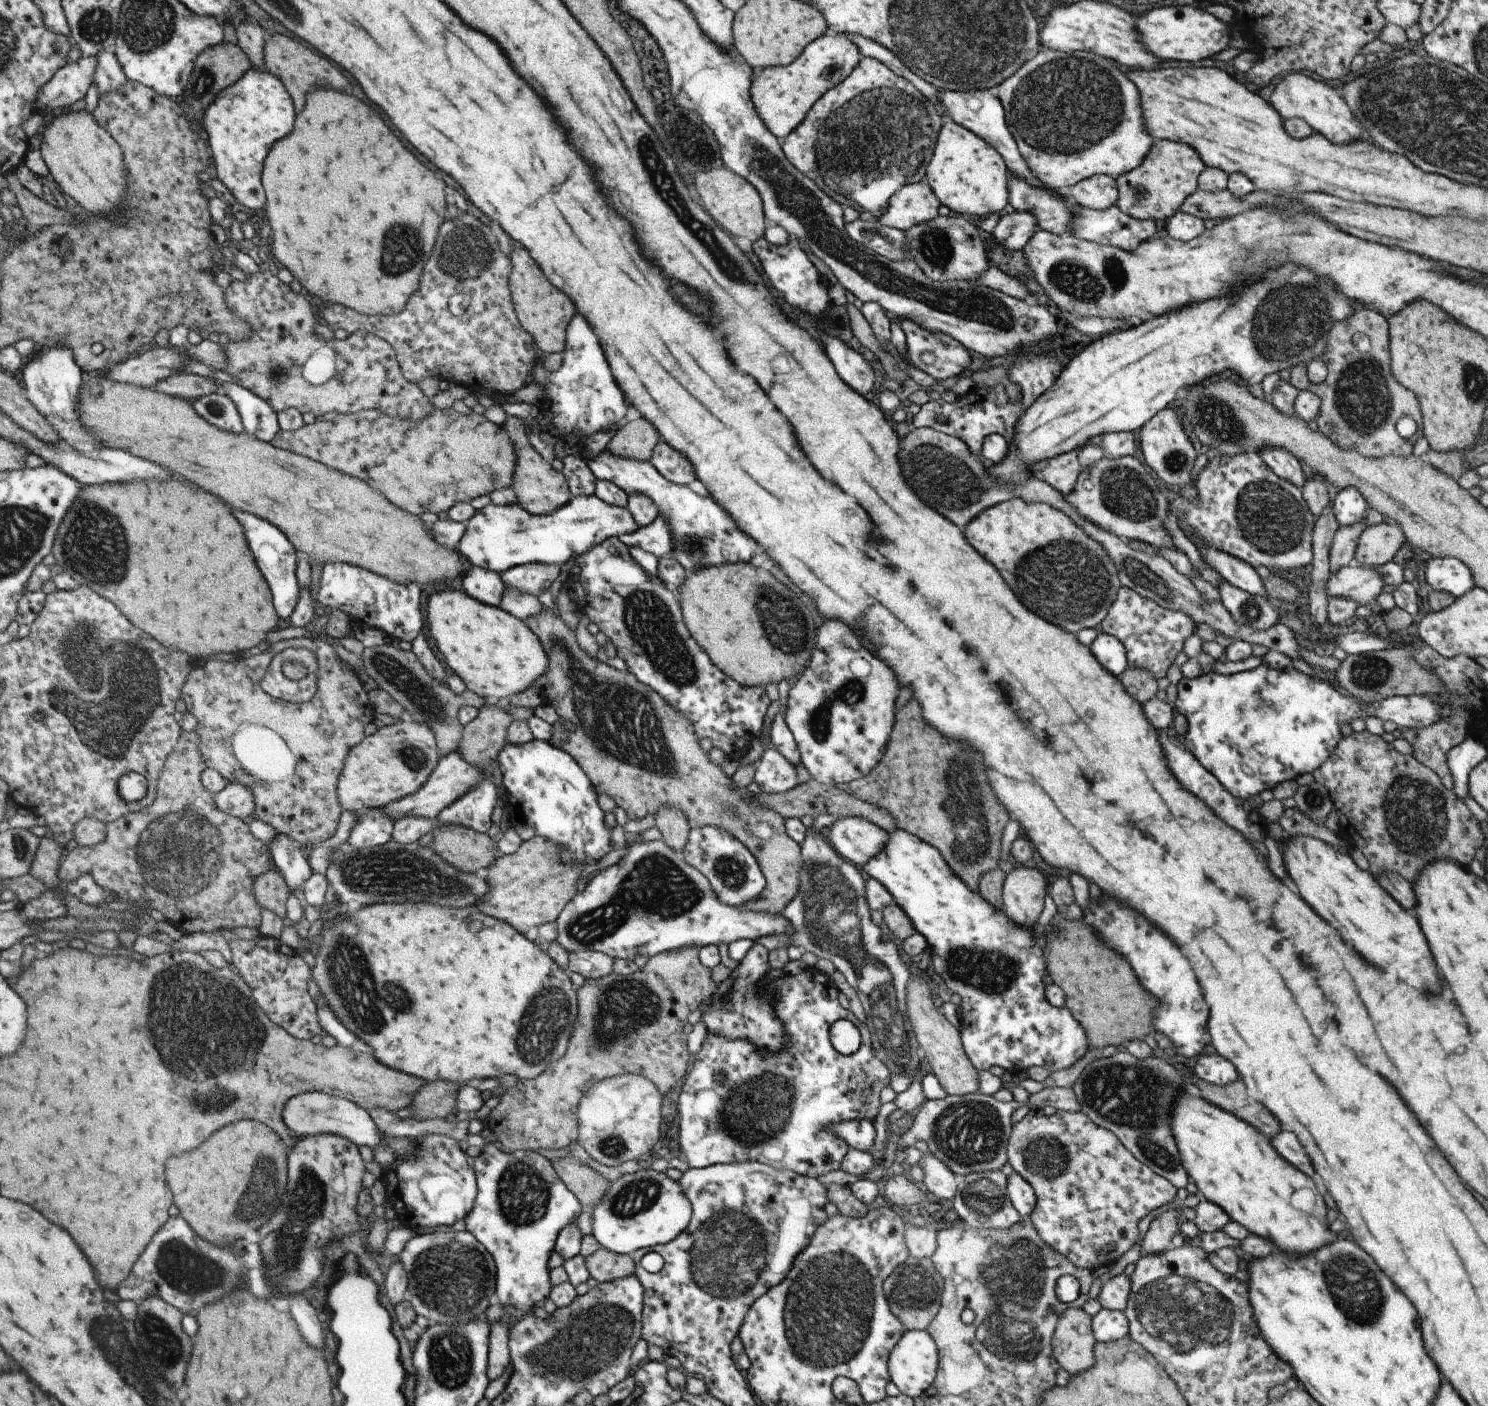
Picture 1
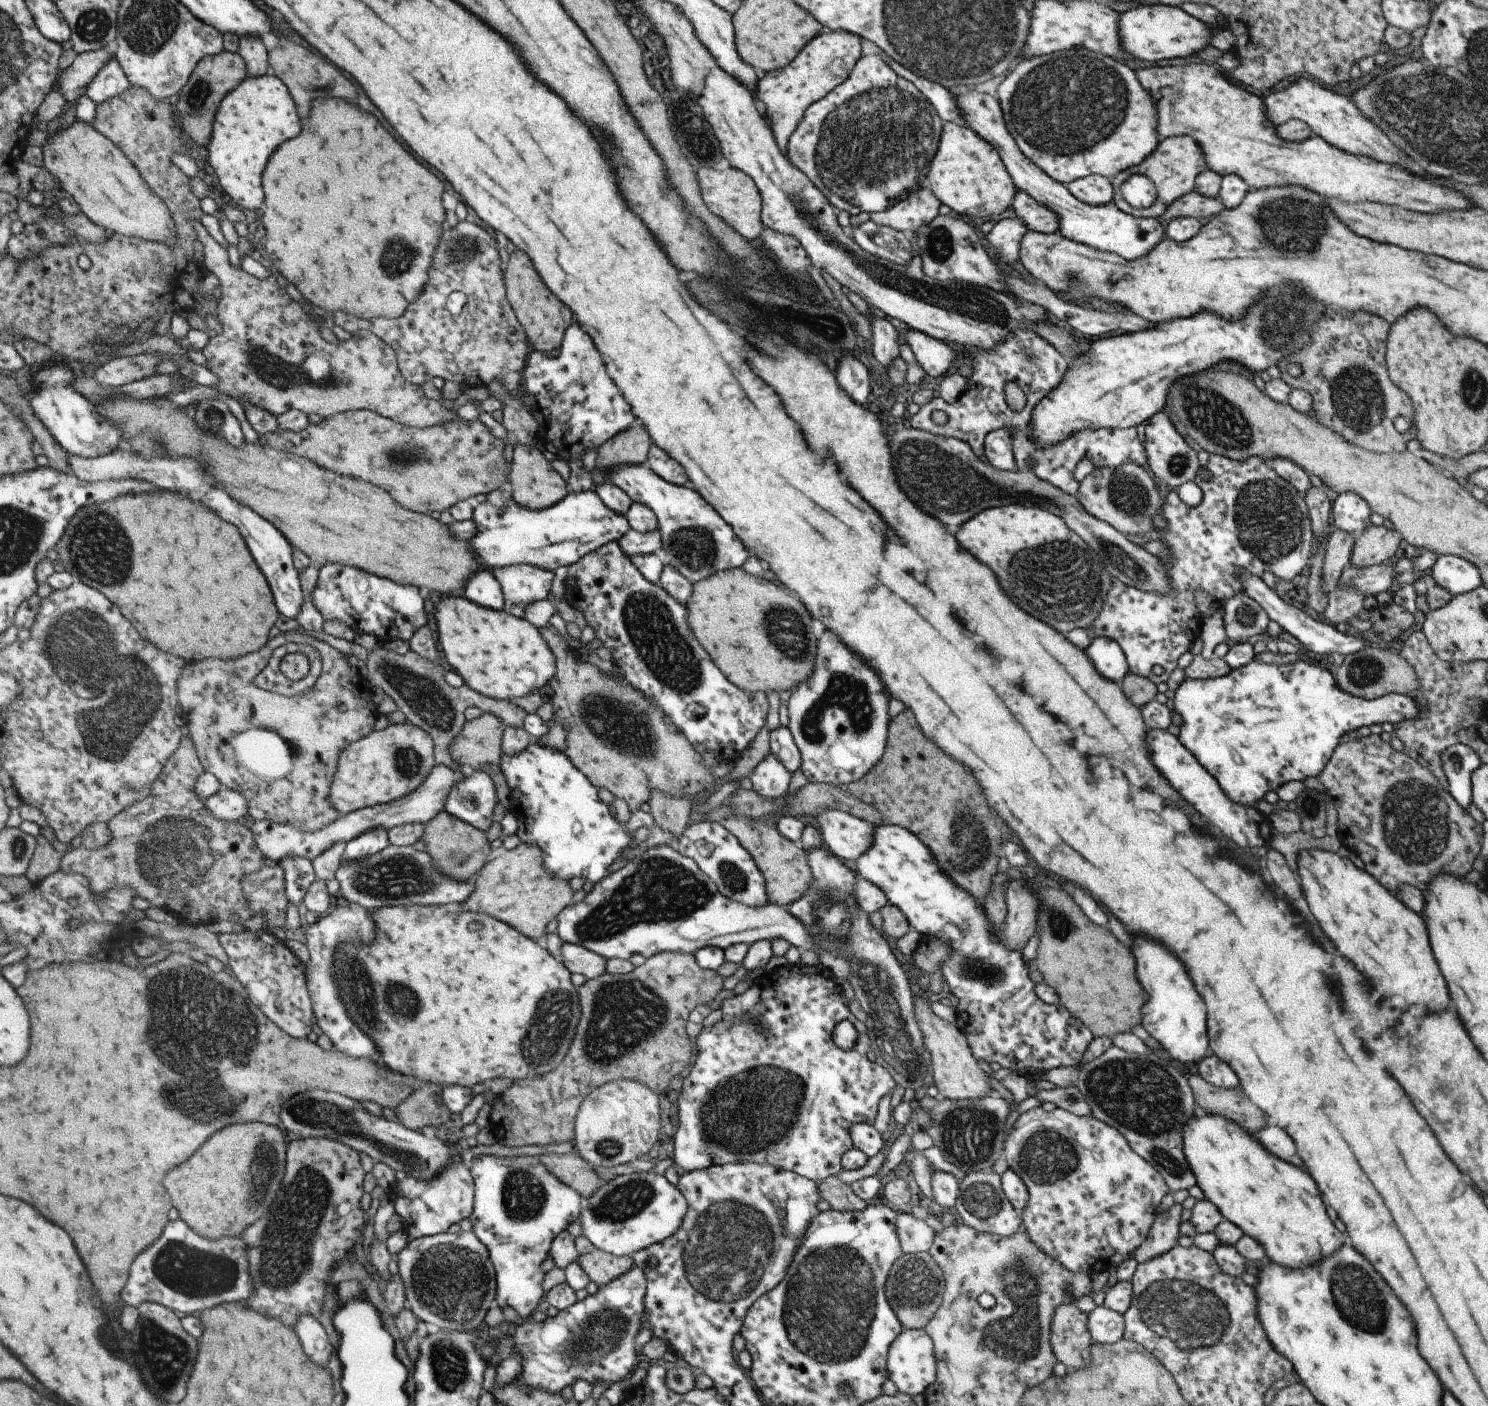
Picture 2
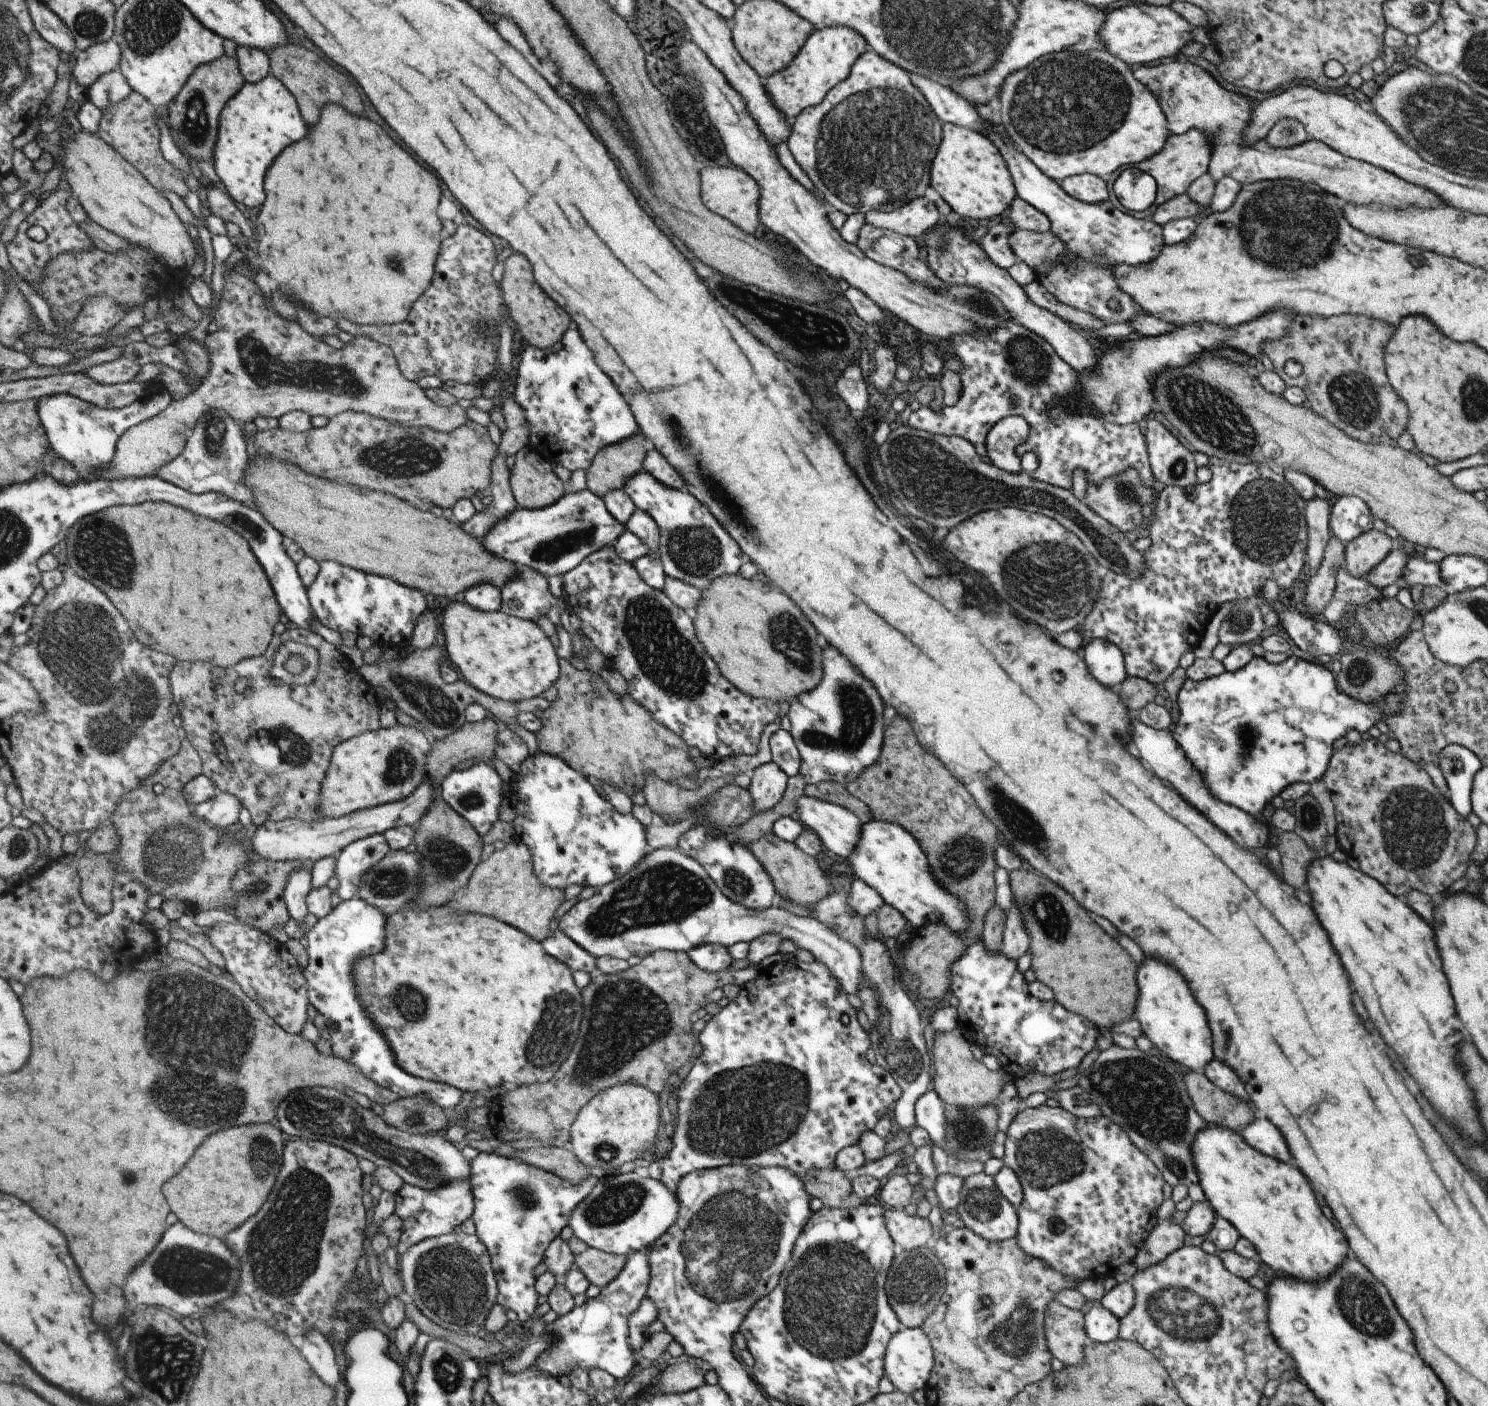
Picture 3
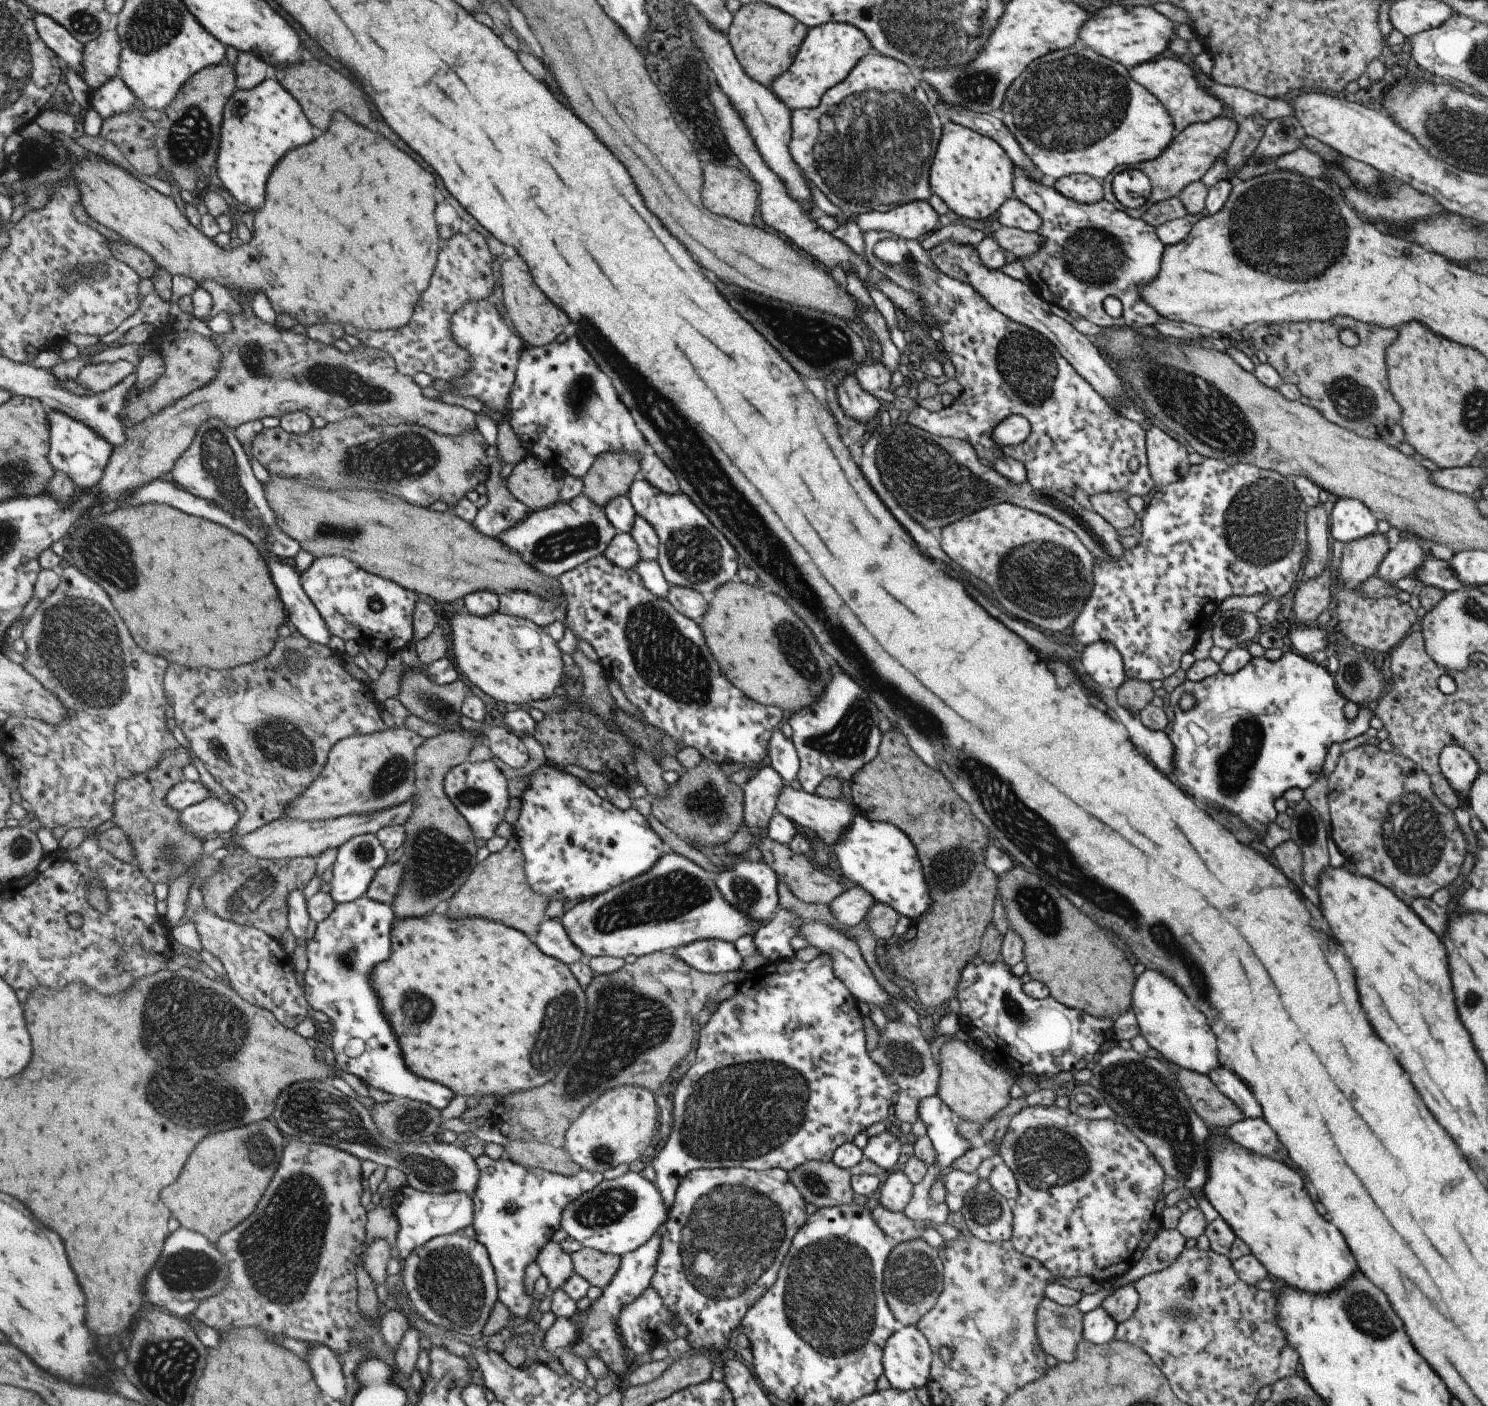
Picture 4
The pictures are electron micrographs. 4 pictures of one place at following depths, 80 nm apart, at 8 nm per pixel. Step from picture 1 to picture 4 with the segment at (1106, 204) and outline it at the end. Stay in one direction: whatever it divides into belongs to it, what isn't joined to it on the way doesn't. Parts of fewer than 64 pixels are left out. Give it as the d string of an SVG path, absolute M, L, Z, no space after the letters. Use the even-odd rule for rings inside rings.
M1083 174L1070 175L1055 180L1053 190L1067 200L1079 204L1095 204L1103 197L1100 182Z

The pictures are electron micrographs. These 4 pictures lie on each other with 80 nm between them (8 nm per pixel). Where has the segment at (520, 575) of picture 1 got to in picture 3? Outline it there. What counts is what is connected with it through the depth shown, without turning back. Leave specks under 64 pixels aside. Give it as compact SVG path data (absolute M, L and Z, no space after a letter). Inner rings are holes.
M521 567L521 576L509 580L502 588L502 611L531 621L543 620L547 612L557 606L561 610L565 603L555 598L549 588L549 580L537 570Z

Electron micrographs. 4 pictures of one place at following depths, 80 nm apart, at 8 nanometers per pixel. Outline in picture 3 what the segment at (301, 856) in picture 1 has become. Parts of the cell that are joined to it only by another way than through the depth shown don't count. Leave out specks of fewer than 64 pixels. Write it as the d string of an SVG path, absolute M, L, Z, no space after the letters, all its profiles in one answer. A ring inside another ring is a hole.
M301 867L294 870L294 874L290 876L290 883L287 884L287 906L290 908L292 918L297 921L297 926L310 912L307 897L313 889L312 880L312 870Z

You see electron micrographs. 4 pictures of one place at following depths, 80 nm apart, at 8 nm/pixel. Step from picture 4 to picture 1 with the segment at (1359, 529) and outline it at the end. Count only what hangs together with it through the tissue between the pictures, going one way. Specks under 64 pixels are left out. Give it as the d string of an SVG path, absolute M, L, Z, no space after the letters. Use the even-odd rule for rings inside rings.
M1347 487L1337 492L1330 503L1334 517L1339 525L1350 525L1365 518L1368 504L1361 493L1353 487Z

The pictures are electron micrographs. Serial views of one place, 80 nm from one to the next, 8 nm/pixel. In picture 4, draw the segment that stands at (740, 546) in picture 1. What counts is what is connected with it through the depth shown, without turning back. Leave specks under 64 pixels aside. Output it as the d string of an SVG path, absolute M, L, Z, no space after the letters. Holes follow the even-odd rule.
M635 478L627 498L637 516L655 530L659 547L656 562L670 586L691 588L703 596L710 597L715 588L729 582L737 570L737 554L733 546L723 538L721 532L711 528L711 522L697 510L695 504L685 494L663 494L655 490L645 480Z

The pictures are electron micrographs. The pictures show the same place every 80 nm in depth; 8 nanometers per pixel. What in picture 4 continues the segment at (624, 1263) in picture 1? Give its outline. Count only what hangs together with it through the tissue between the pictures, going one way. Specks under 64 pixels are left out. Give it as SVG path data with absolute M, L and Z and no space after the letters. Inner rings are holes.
M588 1247L570 1255L574 1273L590 1286L605 1287L618 1272L620 1258L610 1253L601 1253Z

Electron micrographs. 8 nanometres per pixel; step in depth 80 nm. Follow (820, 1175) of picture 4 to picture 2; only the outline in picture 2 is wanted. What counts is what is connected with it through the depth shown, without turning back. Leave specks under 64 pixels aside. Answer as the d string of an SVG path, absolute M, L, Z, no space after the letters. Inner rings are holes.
M837 1175L827 1176L823 1180L815 1181L819 1198L825 1200L835 1211L861 1211L867 1204L851 1191L850 1186L844 1184Z

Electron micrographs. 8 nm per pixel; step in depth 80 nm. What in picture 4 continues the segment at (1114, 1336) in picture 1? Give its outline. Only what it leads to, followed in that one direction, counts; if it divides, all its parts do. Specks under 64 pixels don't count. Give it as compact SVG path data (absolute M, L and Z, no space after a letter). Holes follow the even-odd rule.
M1097 1306L1082 1314L1082 1339L1092 1344L1106 1344L1114 1339L1116 1323L1105 1310Z

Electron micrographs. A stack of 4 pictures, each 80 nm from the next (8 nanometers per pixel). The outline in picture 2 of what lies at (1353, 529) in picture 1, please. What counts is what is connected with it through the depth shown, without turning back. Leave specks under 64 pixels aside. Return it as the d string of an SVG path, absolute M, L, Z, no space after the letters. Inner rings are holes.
M1332 529L1324 547L1323 563L1321 566L1321 586L1331 592L1336 588L1337 580L1343 569L1350 565L1349 556L1355 538Z

